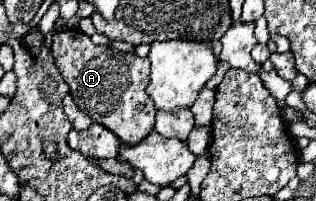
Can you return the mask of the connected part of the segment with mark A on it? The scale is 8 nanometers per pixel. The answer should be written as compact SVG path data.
M74 28L54 32L52 58L56 62L56 68L64 76L66 84L70 86L74 104L86 116L90 116L92 122L112 130L122 140L122 144L134 146L154 130L156 108L144 92L150 74L148 58L140 58L134 54L126 56L124 52L122 58L114 58L108 52L102 52L96 44L92 44L92 40L86 34Z

